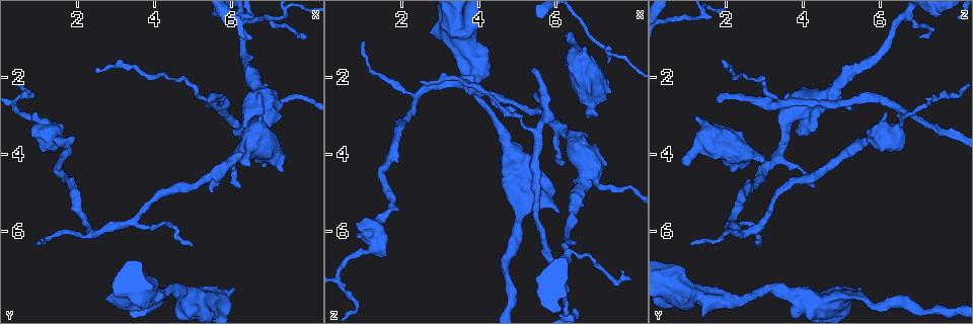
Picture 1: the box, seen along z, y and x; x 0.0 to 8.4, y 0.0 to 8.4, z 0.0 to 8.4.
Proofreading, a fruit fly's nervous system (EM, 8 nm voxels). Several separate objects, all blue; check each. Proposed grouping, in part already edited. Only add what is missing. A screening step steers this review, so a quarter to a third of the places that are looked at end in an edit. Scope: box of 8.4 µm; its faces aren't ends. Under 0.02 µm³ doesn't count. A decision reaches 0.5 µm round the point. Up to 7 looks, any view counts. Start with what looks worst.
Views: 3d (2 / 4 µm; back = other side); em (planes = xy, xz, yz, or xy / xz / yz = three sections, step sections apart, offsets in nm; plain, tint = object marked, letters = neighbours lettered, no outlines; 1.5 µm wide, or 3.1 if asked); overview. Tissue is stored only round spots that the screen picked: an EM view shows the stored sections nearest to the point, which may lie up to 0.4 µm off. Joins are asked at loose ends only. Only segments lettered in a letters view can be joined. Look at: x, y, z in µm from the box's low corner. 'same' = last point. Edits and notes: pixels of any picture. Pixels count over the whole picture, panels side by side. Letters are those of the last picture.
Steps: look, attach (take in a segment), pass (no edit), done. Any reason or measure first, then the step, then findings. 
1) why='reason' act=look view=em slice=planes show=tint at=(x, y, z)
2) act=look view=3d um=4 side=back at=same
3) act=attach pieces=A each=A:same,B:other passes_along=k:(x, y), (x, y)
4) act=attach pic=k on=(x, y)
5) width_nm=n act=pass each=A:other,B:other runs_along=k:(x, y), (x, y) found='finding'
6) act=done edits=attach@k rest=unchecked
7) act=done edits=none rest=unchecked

why='thin end' act=look view=em slice=yz step=8 show=tint at=(5.45, 2.65, 1.75)

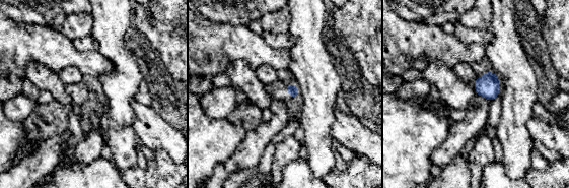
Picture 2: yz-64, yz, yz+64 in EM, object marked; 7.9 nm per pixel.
why='another direction' act=look view=em slice=planes show=letters at=same

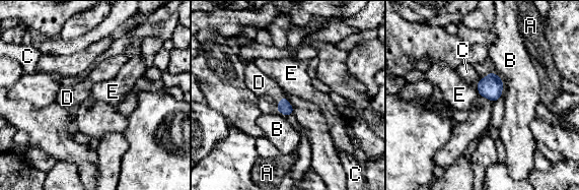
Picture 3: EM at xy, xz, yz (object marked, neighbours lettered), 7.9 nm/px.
act=attach pieces=D each=A:other,B:other,C:other,D:same,E:other passes_along=3:(284, 107), (279, 101), (259, 82) found='the neuron continues'

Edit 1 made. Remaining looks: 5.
why='redraw' act=look view=overview

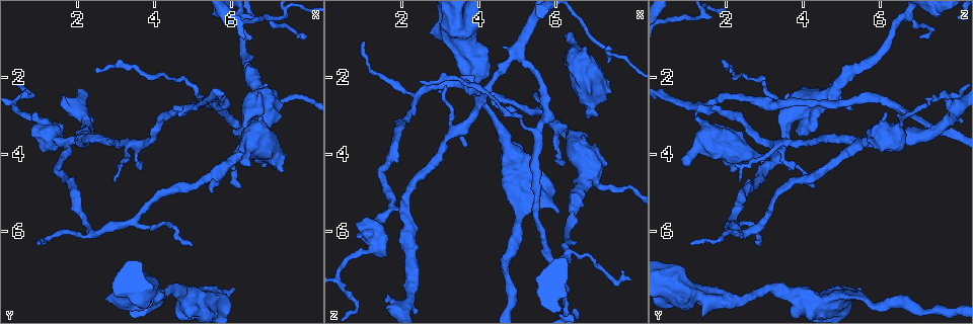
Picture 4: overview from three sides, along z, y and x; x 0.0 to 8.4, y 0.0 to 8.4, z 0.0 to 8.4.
why='free end' act=look view=em slice=yz step=4 show=letters at=(6.85, 4.35, 3.05)

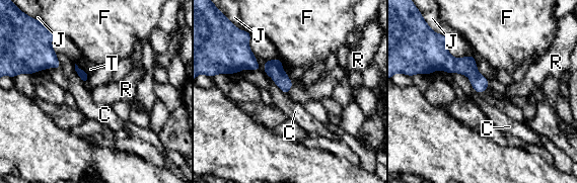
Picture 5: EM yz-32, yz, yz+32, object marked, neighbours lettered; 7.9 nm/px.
act=look view=em slice=planes show=letters at=same

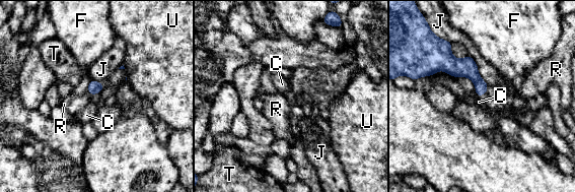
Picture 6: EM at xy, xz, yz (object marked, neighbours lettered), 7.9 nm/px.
act=pass each=C:other,F:other,J:other,R:other,T:other,U:other runs_along=6:(434, 66), (464, 67), (484, 89) found='no lettered segment goes on from it'

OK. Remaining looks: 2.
act=done edits=attach@3 rest=unchecked

